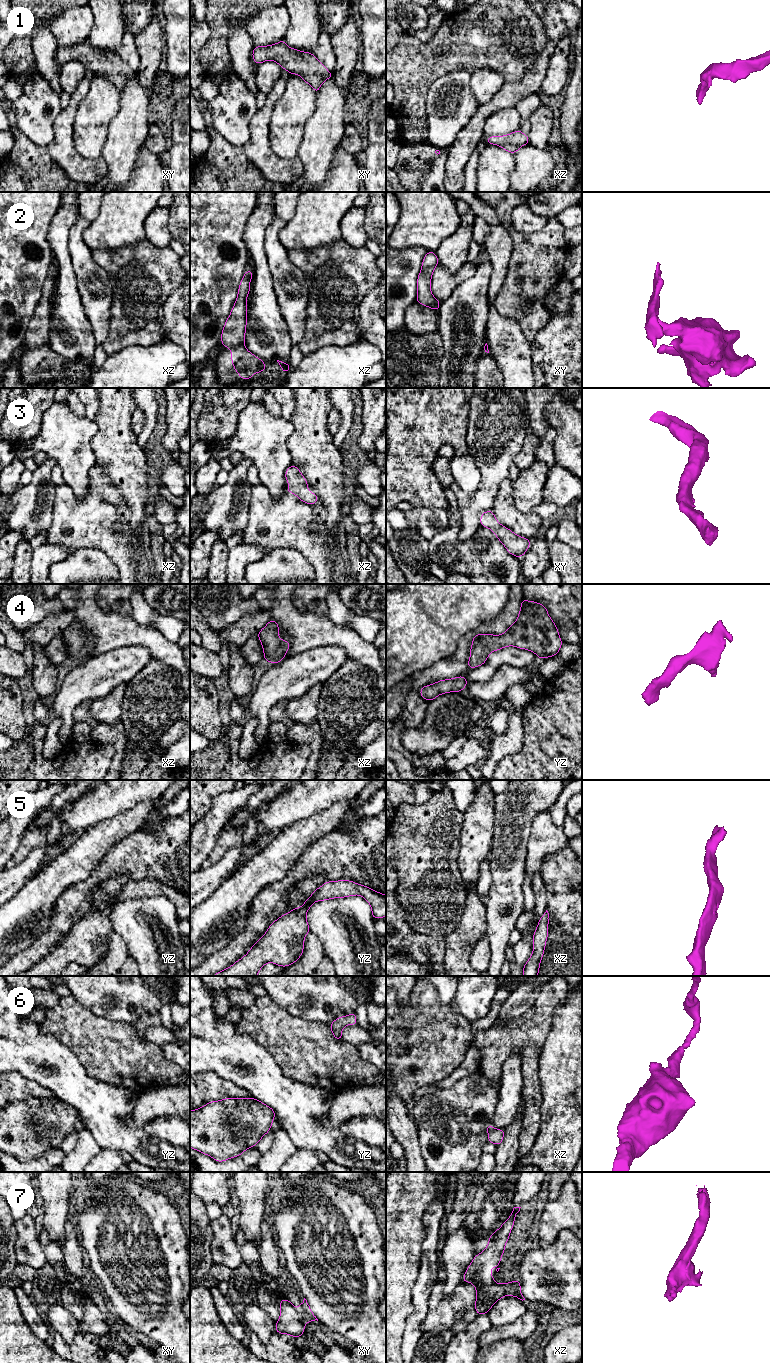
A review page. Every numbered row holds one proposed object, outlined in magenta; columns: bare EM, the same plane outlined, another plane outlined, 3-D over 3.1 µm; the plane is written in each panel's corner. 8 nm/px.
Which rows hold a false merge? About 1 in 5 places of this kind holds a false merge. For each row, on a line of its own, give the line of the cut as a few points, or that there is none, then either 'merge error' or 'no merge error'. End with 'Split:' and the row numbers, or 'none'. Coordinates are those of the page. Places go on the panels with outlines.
1: cut none; no merge error
2: cut xz (243, 343), (231, 348); merge error
3: cut none; no merge error
4: cut none; no merge error
5: cut none; no merge error
6: cut none; no merge error
7: cut none; no merge error
Split: 2

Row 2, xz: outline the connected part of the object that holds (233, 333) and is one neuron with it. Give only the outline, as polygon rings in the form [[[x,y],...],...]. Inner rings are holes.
[[[245,271],[239,284],[238,295],[231,313],[221,333],[221,343],[226,348],[235,348],[244,344],[247,325],[247,302],[250,292],[250,280],[254,271]]]

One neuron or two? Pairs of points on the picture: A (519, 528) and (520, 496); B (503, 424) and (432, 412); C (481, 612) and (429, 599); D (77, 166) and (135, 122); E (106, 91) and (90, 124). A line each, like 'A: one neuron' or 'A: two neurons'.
A: two neurons
B: two neurons
C: one neuron
D: two neurons
E: one neuron

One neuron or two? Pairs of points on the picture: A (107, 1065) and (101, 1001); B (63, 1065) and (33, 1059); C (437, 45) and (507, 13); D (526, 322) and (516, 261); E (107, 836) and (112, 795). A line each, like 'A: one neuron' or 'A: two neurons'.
A: two neurons
B: one neuron
C: one neuron
D: one neuron
E: two neurons

